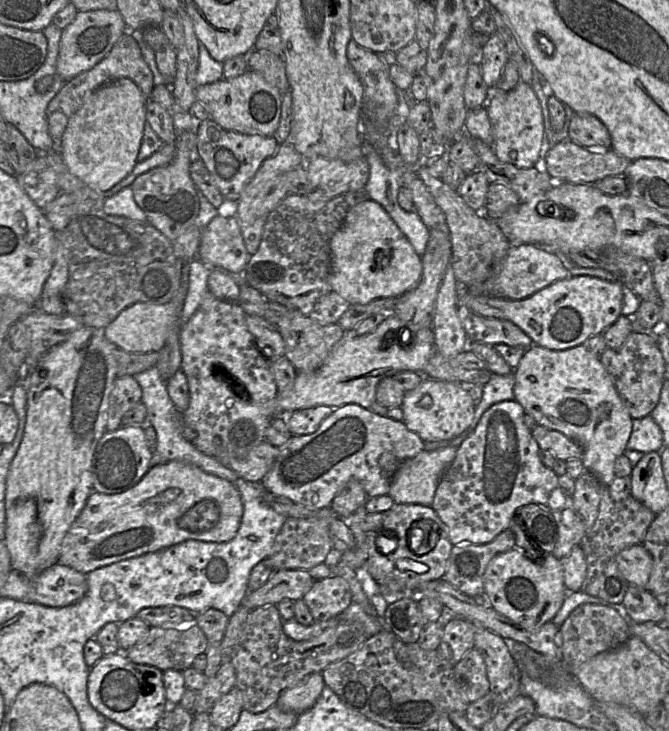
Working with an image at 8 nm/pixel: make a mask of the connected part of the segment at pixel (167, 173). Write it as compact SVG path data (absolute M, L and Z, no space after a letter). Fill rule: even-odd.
M192 130L179 132L173 141L175 147L173 160L166 166L155 167L140 174L131 184L134 200L146 215L147 221L171 242L195 223L199 211L196 187L189 174L191 161L198 158L196 134L197 132Z

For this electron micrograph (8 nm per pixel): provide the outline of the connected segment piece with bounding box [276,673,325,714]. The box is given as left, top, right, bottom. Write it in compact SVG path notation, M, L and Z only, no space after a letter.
M312 673L296 686L283 690L276 705L283 711L300 714L315 704L324 686L322 673Z

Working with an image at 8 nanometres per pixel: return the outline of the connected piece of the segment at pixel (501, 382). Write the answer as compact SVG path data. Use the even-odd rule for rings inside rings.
M514 370L506 375L492 373L489 381L483 386L482 397L475 408L472 423L479 422L482 414L492 404L514 399L514 384Z

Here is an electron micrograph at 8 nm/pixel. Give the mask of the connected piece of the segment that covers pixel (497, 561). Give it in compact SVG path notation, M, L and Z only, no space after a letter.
M514 547L494 556L484 573L484 592L493 609L526 630L535 630L551 621L567 596L560 560L552 553L544 555L540 562L529 557L540 557L539 554Z

